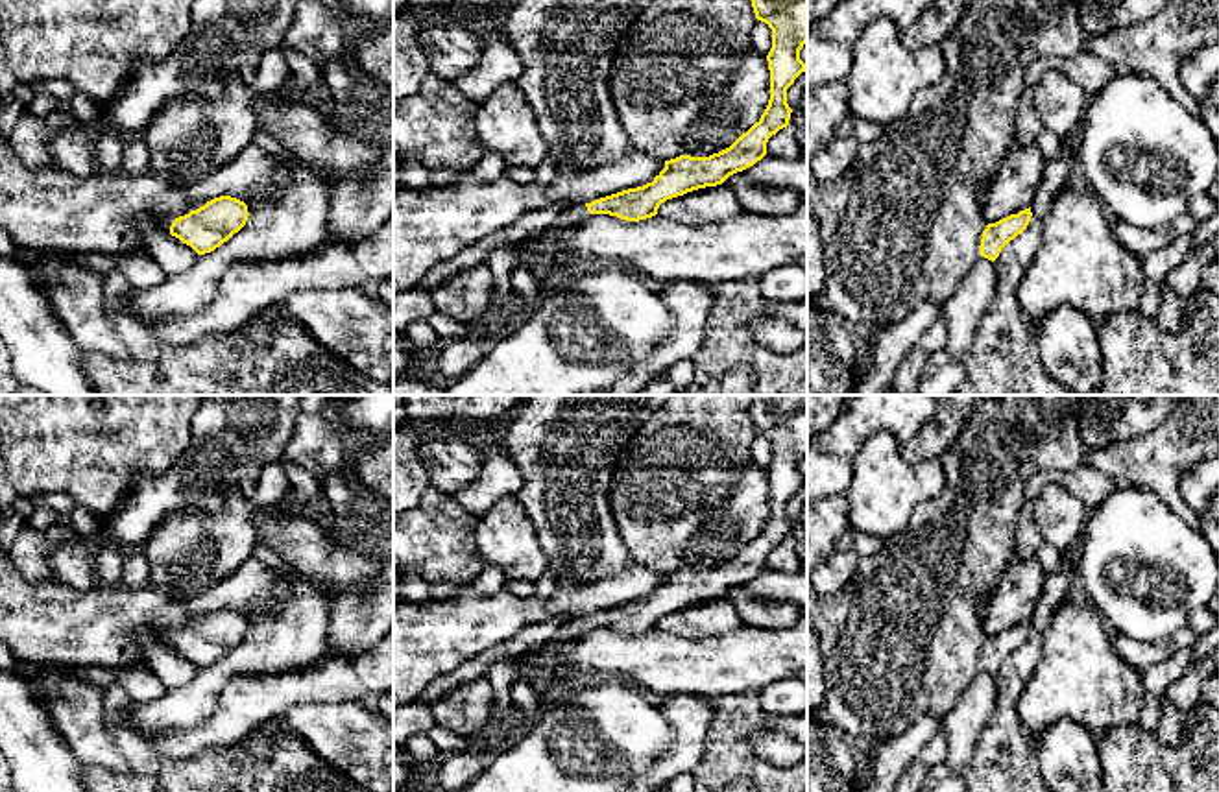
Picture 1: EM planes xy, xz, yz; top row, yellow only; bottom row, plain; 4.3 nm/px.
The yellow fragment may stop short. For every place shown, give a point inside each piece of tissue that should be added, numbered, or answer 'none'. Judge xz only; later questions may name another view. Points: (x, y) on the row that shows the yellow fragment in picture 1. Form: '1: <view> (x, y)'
1: xz (575, 215)

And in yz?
none

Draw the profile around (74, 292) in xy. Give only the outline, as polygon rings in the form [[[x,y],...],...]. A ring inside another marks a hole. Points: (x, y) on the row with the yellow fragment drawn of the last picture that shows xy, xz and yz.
[[[39,251],[39,260],[28,270],[37,277],[54,314],[63,321],[78,347],[105,358],[131,360],[129,349],[120,340],[103,308],[103,279],[78,260],[70,260],[63,251]]]

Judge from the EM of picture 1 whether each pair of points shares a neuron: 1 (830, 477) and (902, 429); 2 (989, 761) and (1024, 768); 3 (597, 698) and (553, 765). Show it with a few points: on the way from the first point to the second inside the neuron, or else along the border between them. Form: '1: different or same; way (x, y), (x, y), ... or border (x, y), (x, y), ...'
1: same; way (835, 455), (867, 423), (880, 423)
2: same; way (998, 761), (1005, 768), (1014, 768)
3: same; way (593, 715), (588, 720), (588, 730), (569, 748)

